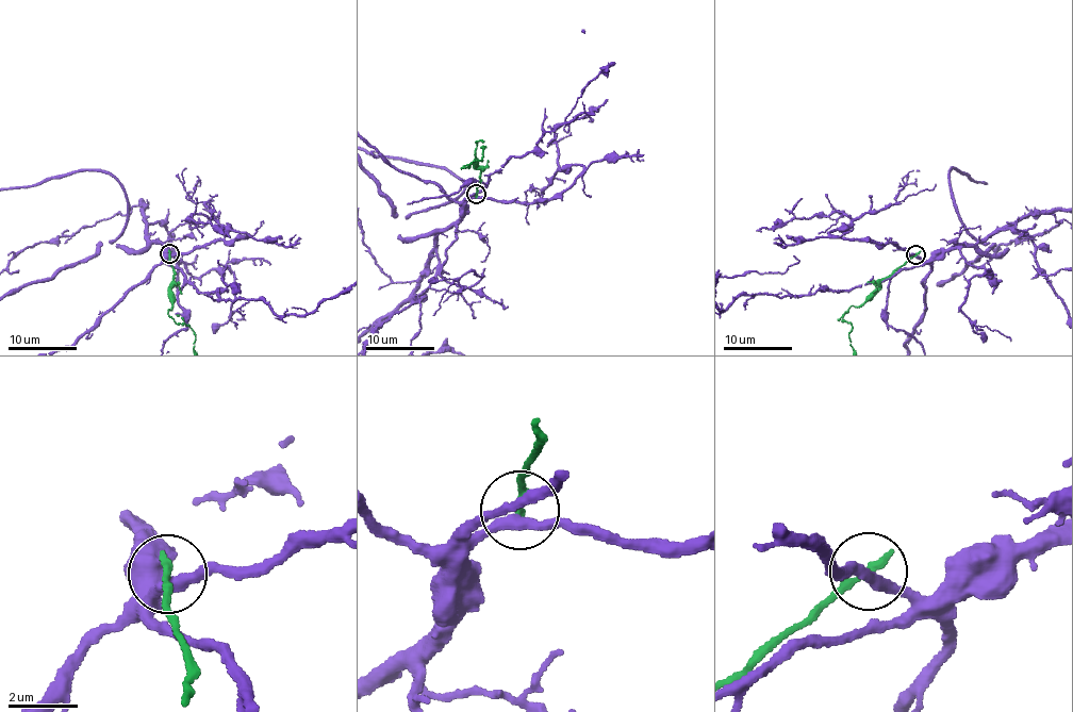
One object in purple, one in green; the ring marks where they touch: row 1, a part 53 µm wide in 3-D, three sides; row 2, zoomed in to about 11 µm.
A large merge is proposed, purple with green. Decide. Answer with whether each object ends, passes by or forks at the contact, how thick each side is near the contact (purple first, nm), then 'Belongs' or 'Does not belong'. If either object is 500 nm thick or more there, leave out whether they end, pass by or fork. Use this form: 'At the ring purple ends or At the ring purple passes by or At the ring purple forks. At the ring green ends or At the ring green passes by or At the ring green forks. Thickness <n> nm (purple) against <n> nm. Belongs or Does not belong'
At the ring purple passes by. At the ring green ends. Thickness 320 nm (purple) against 280 nm. Does not belong

